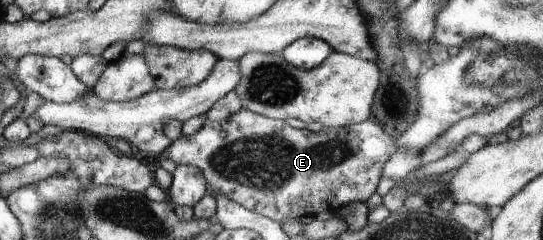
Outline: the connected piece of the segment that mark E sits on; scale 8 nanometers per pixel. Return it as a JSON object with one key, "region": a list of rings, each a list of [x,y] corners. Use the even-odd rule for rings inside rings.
{"region":[[[242,107],[238,112],[234,113],[227,119],[218,121],[207,120],[194,134],[179,137],[179,139],[175,140],[171,145],[168,145],[167,149],[158,153],[157,159],[160,160],[161,157],[167,157],[167,159],[171,159],[176,165],[193,165],[193,167],[197,167],[197,169],[200,169],[201,173],[206,177],[208,191],[213,191],[213,193],[223,193],[225,197],[229,197],[231,201],[238,203],[241,207],[269,218],[271,221],[275,221],[275,223],[282,223],[283,219],[295,220],[301,219],[301,217],[307,215],[313,217],[324,217],[325,215],[329,215],[337,209],[340,209],[343,205],[347,205],[347,203],[355,203],[355,201],[366,203],[366,200],[369,199],[377,189],[379,178],[383,173],[383,166],[393,157],[393,155],[395,155],[395,151],[399,149],[395,140],[396,139],[387,134],[381,126],[370,120],[358,124],[351,124],[347,127],[338,127],[337,129],[335,129],[335,127],[323,126],[320,131],[311,132],[306,129],[302,130],[293,128],[286,124],[285,120],[271,119],[265,117],[265,115],[253,113],[253,111],[249,111],[249,109]]]}

